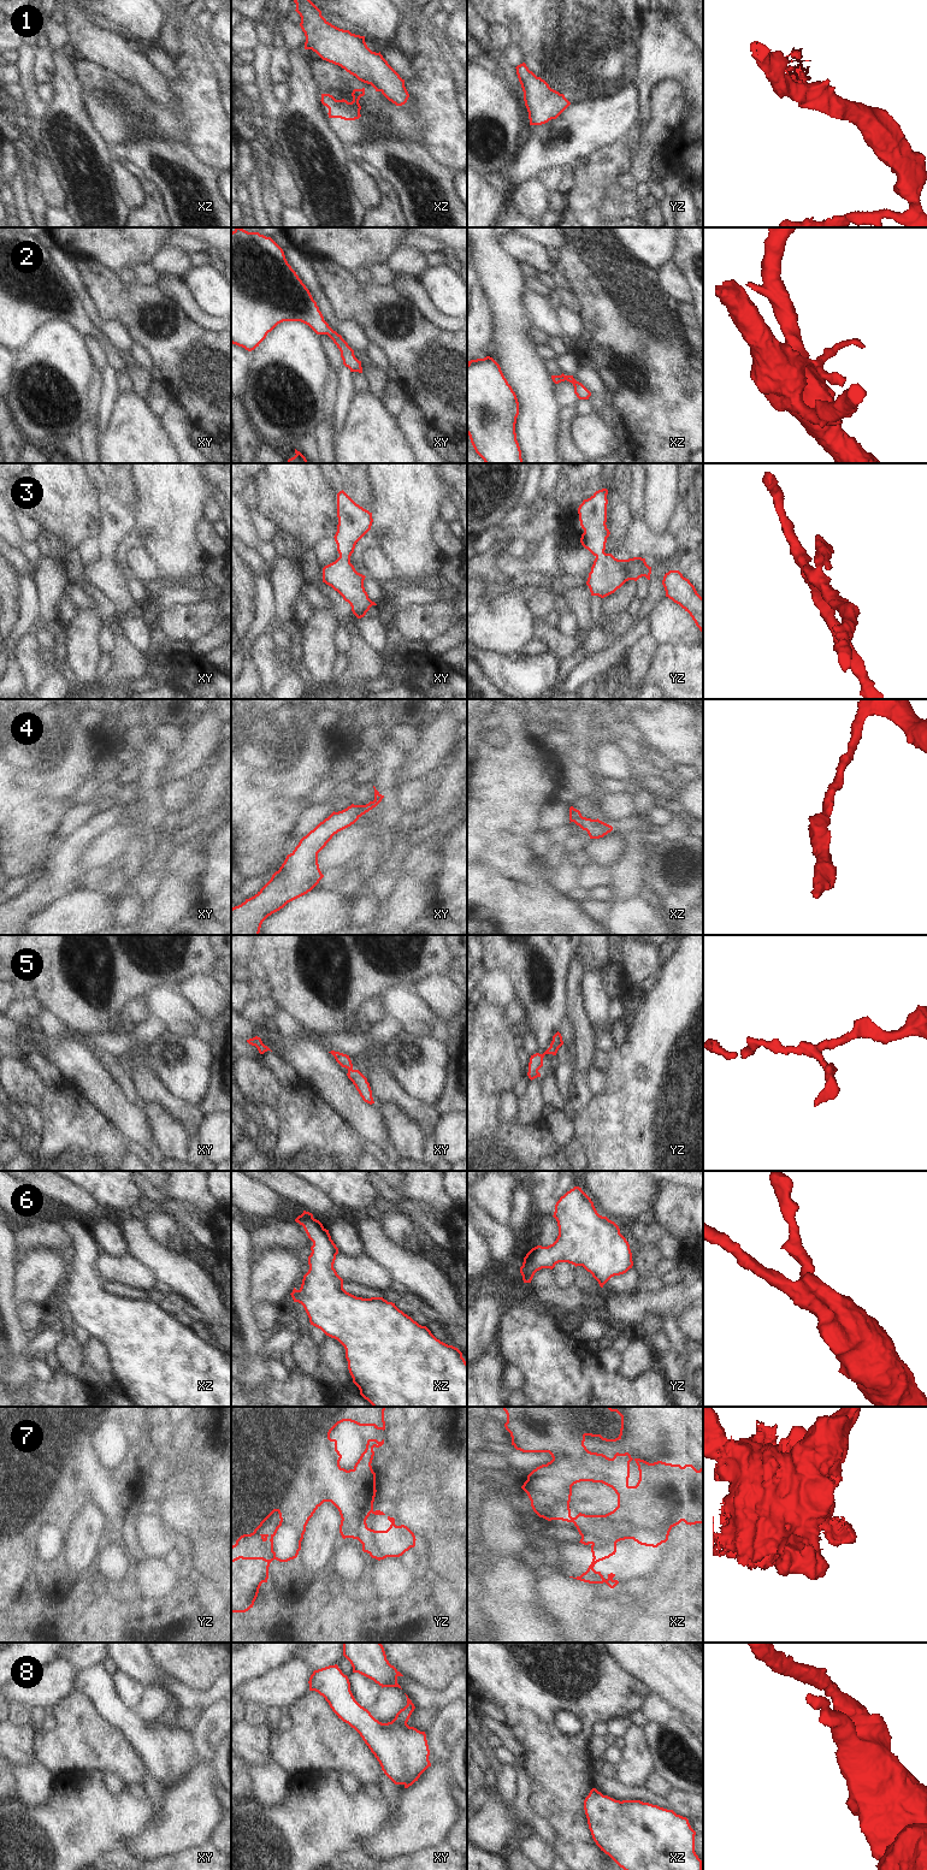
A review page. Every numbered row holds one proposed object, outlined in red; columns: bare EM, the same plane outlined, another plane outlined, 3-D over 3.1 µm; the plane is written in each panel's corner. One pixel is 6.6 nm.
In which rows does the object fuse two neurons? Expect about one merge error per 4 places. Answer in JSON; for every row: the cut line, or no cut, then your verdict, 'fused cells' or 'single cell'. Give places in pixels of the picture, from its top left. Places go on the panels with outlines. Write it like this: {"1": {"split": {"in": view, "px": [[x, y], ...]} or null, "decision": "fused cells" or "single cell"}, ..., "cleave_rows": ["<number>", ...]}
{"1": {"split": {"in": "xz", "px": [[372, 84], [379, 90]]}, "decision": "fused cells"}, "2": {"split": null, "decision": "single cell"}, "3": {"split": null, "decision": "single cell"}, "4": {"split": null, "decision": "single cell"}, "5": {"split": null, "decision": "single cell"}, "6": {"split": null, "decision": "single cell"}, "7": {"split": {"in": "xz", "px": [[615, 1542], [592, 1545]]}, "decision": "fused cells"}, "8": {"split": null, "decision": "single cell"}, "cleave_rows": ["1", "7"]}

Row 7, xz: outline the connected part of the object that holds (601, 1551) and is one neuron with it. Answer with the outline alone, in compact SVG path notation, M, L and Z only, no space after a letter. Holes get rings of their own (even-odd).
M604 1543L604 1544L591 1545L591 1552L594 1558L588 1570L583 1573L580 1576L577 1576L577 1578L569 1576L569 1578L577 1579L584 1582L589 1582L589 1584L606 1582L610 1588L614 1588L619 1584L618 1580L613 1579L615 1574L613 1573L608 1574L608 1579L606 1580L601 1574L601 1572L596 1572L594 1567L597 1562L615 1555L616 1543Z

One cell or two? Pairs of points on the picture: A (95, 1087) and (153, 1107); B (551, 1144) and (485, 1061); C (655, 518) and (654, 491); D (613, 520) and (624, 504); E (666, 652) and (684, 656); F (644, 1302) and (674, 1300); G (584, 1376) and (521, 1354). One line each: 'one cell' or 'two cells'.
A: two cells
B: one cell
C: one cell
D: two cells
E: one cell
F: one cell
G: one cell

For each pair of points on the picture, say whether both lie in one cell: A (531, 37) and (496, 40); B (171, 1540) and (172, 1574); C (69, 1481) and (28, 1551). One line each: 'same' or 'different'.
A: different
B: different
C: different

